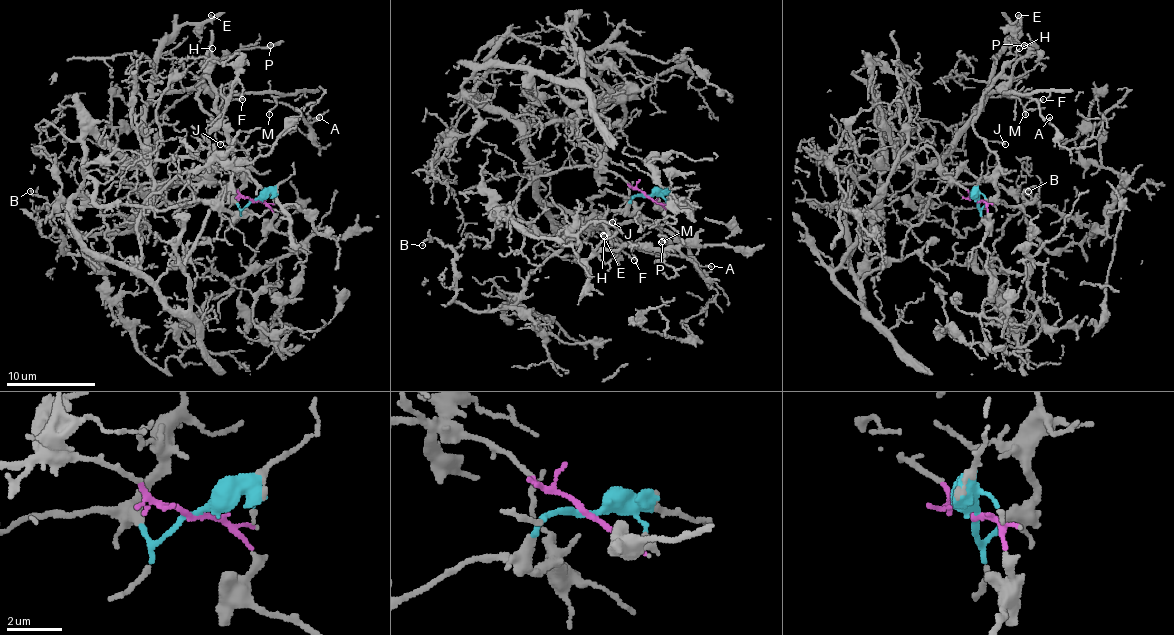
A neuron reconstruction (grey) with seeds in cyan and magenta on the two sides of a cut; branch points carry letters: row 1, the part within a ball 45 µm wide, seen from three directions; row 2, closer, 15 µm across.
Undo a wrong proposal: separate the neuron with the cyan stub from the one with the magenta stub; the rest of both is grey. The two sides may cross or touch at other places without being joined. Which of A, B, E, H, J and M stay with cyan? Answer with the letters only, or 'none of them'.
B, H, J

